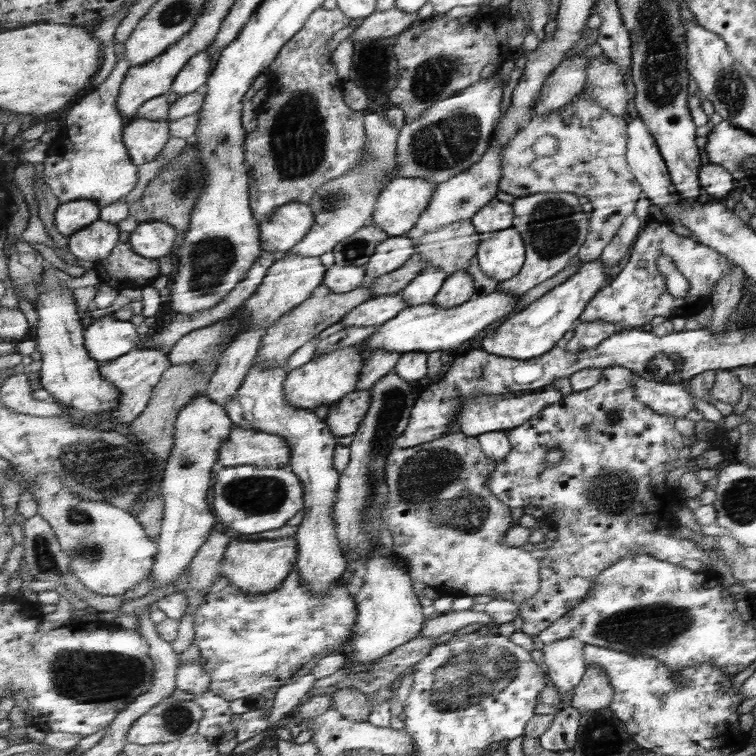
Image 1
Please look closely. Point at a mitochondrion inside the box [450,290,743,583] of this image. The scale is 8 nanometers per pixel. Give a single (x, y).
(609, 495)

